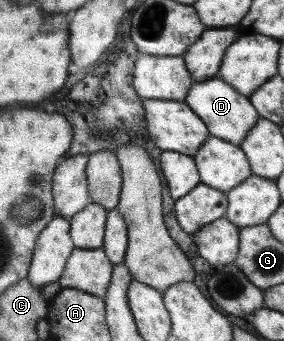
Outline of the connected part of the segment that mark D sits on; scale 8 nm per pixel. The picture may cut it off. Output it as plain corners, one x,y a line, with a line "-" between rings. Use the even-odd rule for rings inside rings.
215,76
205,82
196,82
190,88
184,100
207,124
210,134
234,145
240,145
246,139
248,132
258,123
259,112
254,107
250,97
243,96
220,76

